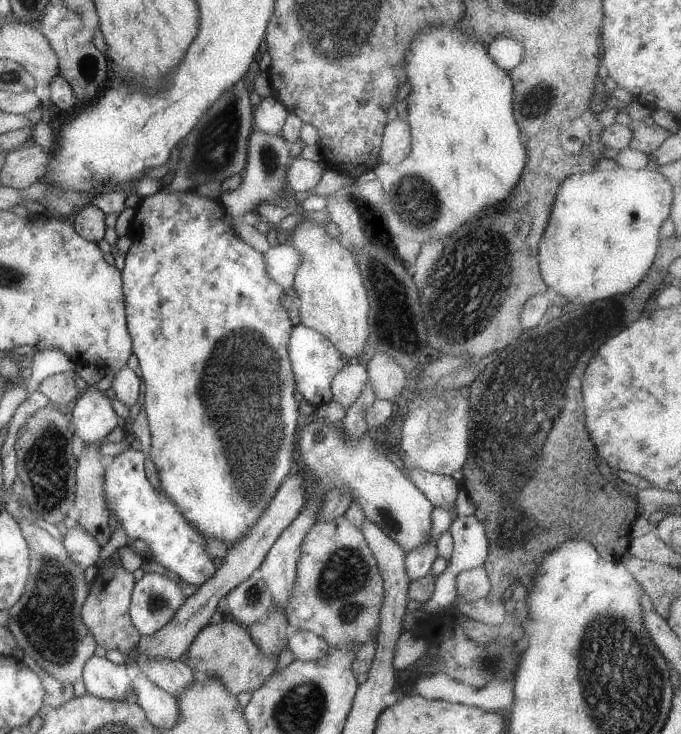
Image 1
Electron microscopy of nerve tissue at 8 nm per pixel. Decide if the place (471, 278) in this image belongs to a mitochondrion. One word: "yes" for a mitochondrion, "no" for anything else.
yes

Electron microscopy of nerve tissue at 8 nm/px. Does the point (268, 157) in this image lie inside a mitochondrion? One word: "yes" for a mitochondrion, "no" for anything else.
yes

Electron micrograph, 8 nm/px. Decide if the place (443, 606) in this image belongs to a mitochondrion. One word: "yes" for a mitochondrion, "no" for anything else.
no

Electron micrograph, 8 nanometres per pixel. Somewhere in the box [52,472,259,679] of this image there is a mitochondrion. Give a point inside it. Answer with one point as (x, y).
(158, 602)

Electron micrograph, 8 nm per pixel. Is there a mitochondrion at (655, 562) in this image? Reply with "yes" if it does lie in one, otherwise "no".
no

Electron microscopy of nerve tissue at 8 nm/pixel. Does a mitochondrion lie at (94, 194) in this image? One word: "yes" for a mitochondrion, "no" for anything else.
no

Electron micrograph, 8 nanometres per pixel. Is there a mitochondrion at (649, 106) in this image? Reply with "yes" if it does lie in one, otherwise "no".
no

